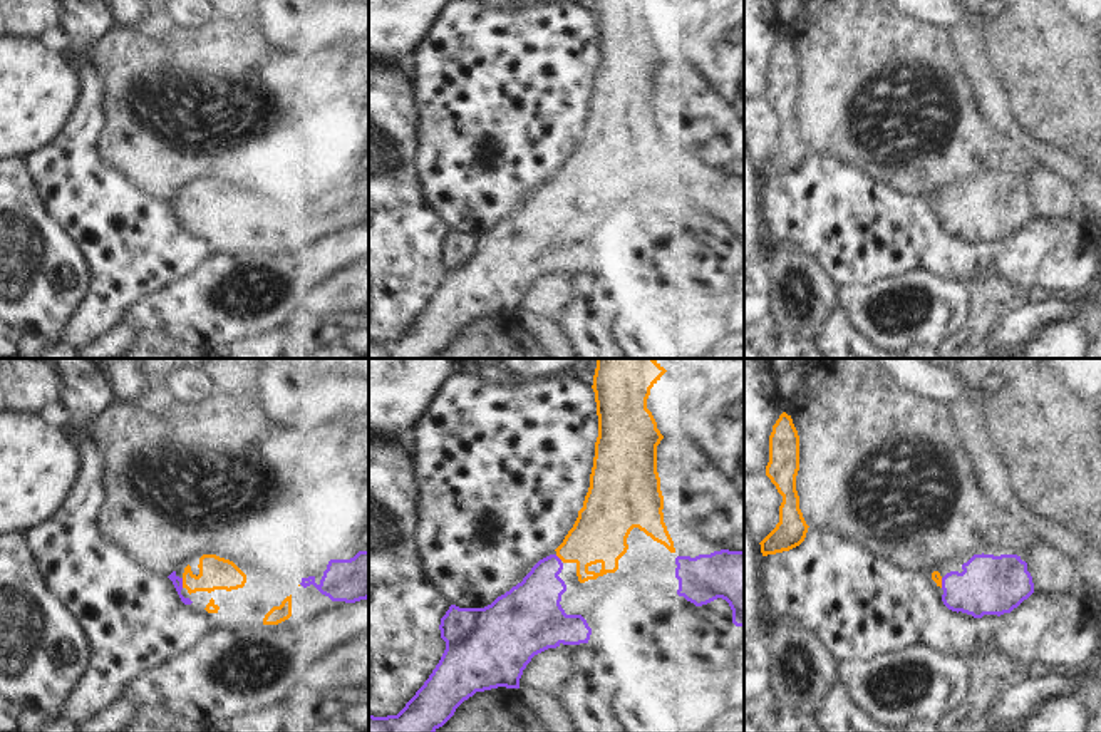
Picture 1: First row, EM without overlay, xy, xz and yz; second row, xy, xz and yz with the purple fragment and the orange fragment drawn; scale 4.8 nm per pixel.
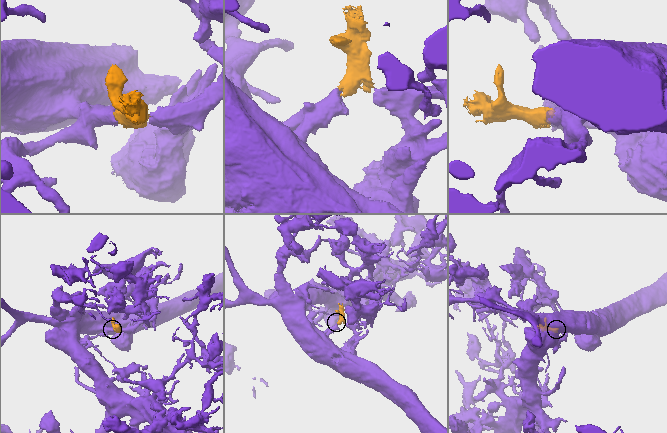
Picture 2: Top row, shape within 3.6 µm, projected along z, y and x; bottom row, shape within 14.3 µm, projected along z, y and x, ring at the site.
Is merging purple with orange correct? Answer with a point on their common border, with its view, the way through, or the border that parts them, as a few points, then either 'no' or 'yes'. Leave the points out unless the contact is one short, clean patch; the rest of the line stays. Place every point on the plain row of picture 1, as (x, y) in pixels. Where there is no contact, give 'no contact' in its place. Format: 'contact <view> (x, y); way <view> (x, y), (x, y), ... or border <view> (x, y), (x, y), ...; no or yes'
contact xy (181, 208); way xy (178, 206), (181, 208), (201, 208), (215, 198); yes

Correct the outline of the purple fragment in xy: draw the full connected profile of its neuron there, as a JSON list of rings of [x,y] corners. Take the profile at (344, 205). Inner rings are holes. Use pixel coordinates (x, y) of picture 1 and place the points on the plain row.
[[[369,176],[350,184],[330,184],[320,208],[315,201],[302,203],[303,213],[313,209],[332,226],[355,228],[369,223]]]

